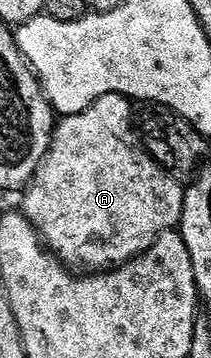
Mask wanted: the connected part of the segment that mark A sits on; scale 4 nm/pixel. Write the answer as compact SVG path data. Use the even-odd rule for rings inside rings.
M117 93L102 95L86 111L78 115L60 117L56 122L56 128L52 130L52 142L48 153L44 156L44 162L40 170L36 172L30 184L23 190L24 206L22 212L30 224L36 228L45 245L64 262L65 266L72 271L107 271L133 261L138 255L142 255L163 235L163 233L175 230L182 219L182 203L184 202L185 186L163 165L159 165L140 143L140 134L134 128L134 105L131 100Z

